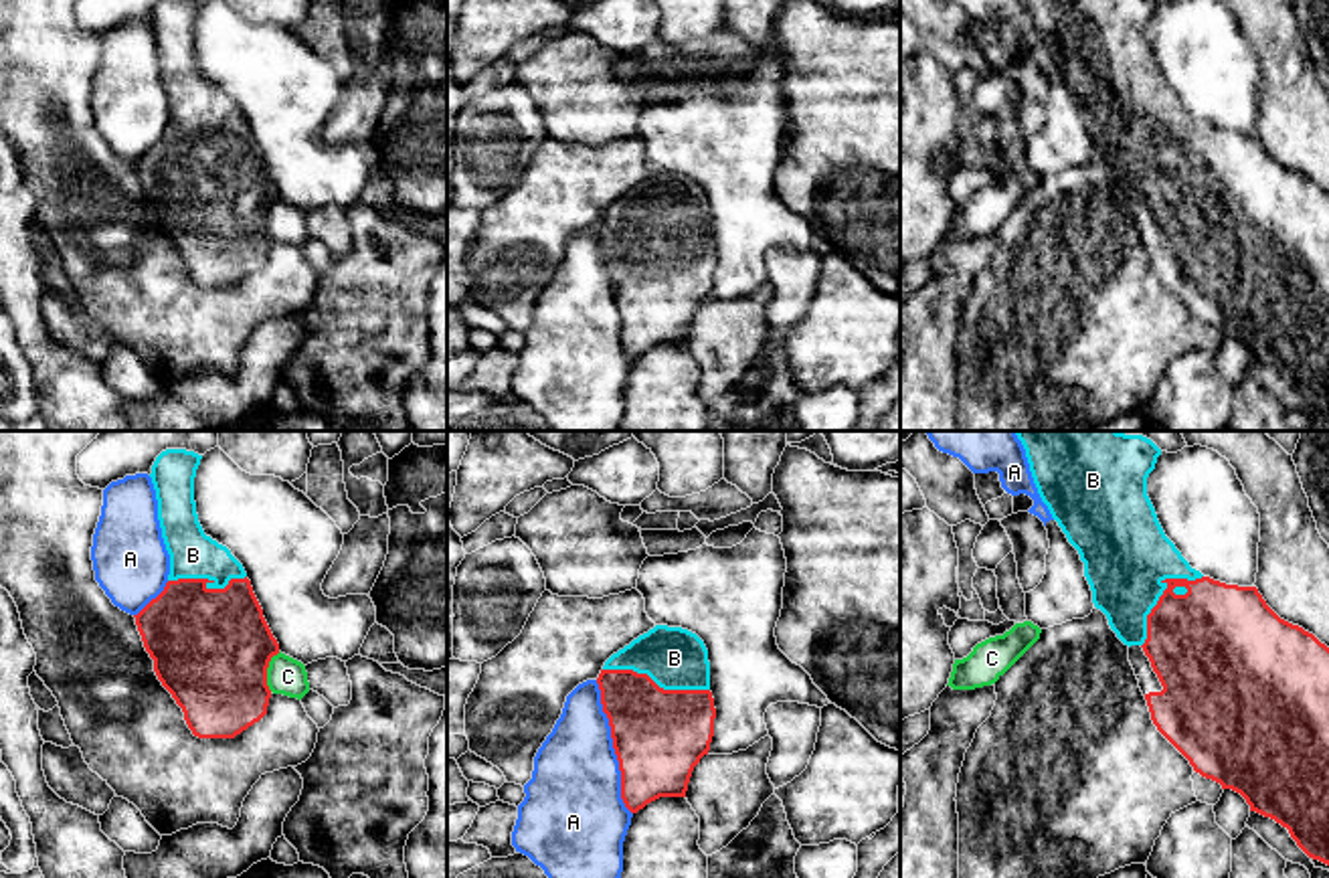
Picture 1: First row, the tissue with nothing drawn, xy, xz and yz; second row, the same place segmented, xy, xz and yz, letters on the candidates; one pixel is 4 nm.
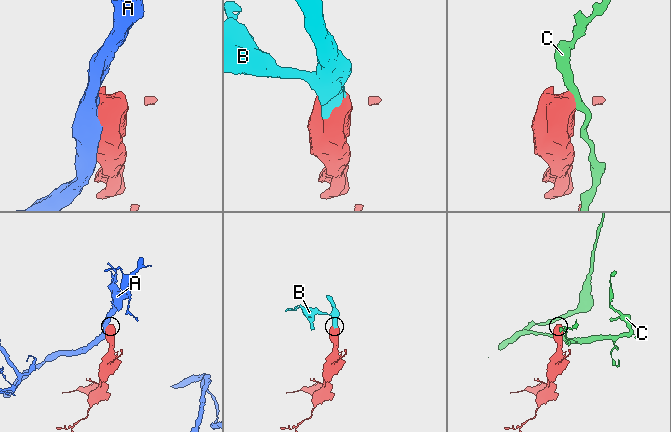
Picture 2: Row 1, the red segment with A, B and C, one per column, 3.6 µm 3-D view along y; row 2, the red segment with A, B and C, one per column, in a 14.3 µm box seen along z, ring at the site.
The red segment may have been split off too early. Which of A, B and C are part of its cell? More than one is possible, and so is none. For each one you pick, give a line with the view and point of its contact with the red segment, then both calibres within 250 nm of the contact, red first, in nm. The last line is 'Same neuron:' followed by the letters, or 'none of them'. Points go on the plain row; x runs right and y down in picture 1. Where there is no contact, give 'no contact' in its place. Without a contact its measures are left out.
B: meets red in yz at (1162, 142); 420 nm thick on the red side, 340 nm on the other
Same neuron: B

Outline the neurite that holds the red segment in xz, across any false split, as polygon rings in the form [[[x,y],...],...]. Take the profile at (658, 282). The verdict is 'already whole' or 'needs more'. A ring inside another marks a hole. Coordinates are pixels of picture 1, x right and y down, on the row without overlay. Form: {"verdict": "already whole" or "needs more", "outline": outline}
{"verdict": "needs more", "outline": [[[655,172],[613,200],[597,231],[619,308],[625,354],[637,360],[659,344],[686,344],[692,318],[708,301],[714,283],[716,255],[704,188],[688,176]]]}

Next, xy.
{"verdict": "needs more", "outline": [[[160,0],[152,12],[162,85],[170,101],[164,138],[136,164],[154,218],[184,259],[198,285],[235,285],[267,261],[267,214],[279,200],[243,111],[204,81],[194,49],[194,24],[202,2]]]}

